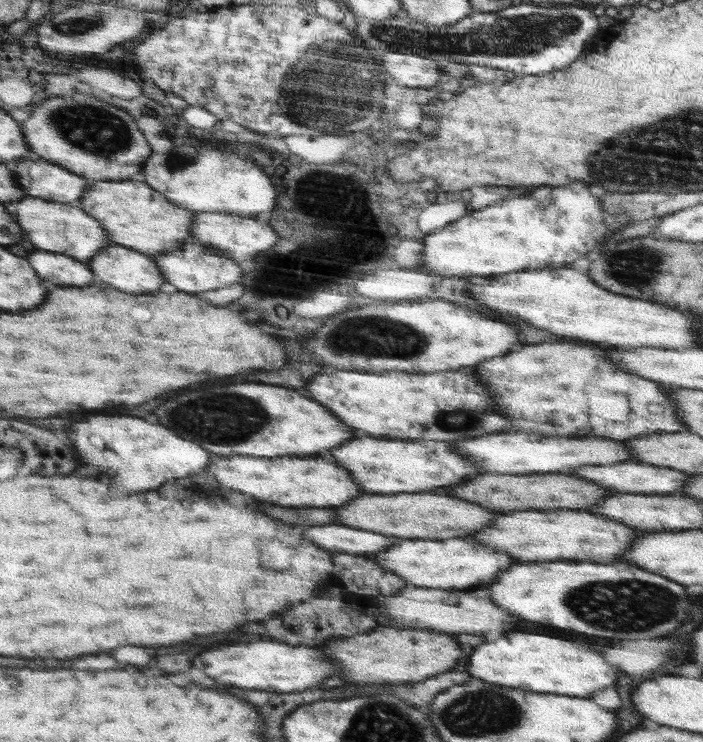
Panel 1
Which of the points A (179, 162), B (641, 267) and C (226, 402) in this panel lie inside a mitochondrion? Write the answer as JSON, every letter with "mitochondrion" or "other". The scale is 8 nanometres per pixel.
{"A":"mitochondrion","B":"mitochondrion","C":"mitochondrion"}

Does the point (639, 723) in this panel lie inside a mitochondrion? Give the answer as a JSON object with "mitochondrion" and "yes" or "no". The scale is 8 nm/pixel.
{"mitochondrion":"no"}

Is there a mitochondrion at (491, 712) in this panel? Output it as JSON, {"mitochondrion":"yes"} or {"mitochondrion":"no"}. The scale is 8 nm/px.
{"mitochondrion":"yes"}

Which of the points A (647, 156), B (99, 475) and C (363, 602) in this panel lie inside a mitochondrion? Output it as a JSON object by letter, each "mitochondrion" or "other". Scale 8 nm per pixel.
{"A":"mitochondrion","B":"other","C":"other"}

